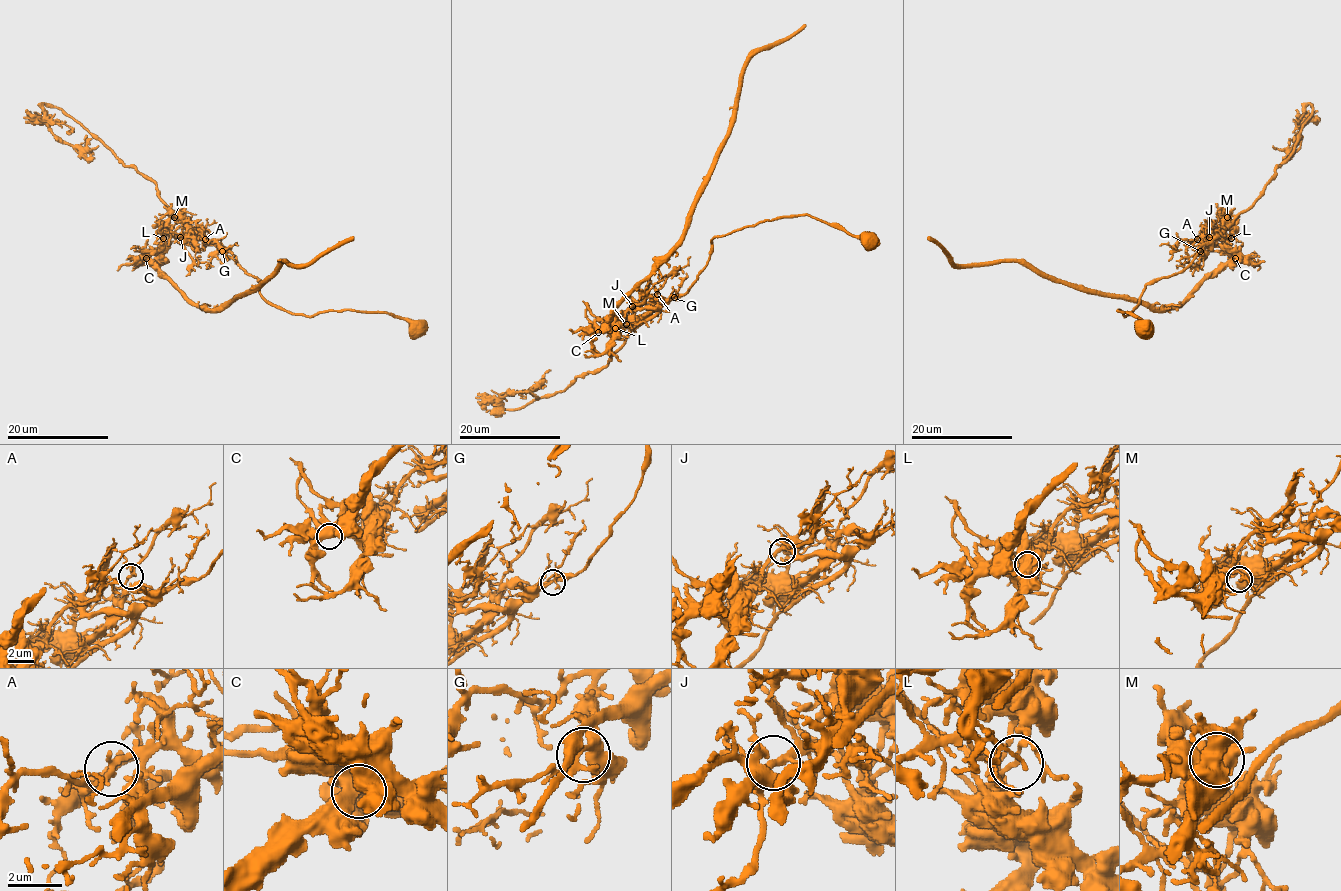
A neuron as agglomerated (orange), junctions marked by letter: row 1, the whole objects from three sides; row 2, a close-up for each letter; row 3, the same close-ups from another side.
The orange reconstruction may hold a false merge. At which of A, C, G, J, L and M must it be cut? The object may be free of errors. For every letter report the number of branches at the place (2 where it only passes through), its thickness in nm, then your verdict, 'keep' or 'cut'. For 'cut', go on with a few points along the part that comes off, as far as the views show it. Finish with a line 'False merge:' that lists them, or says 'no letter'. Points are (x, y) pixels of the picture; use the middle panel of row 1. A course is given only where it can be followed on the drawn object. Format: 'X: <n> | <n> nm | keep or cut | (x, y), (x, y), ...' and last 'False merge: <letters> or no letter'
A: 3 | 200 nm | keep
C: 3 | 480 nm | keep
G: 2 | 200 nm | keep
J: 3 | 280 nm | keep
L: 2 | 150 nm | cut | (615, 328), (602, 328), (606, 318), (683, 231), (735, 114), (743, 65), (805, 24)
M: 3 | 480 nm | keep
False merge: L

